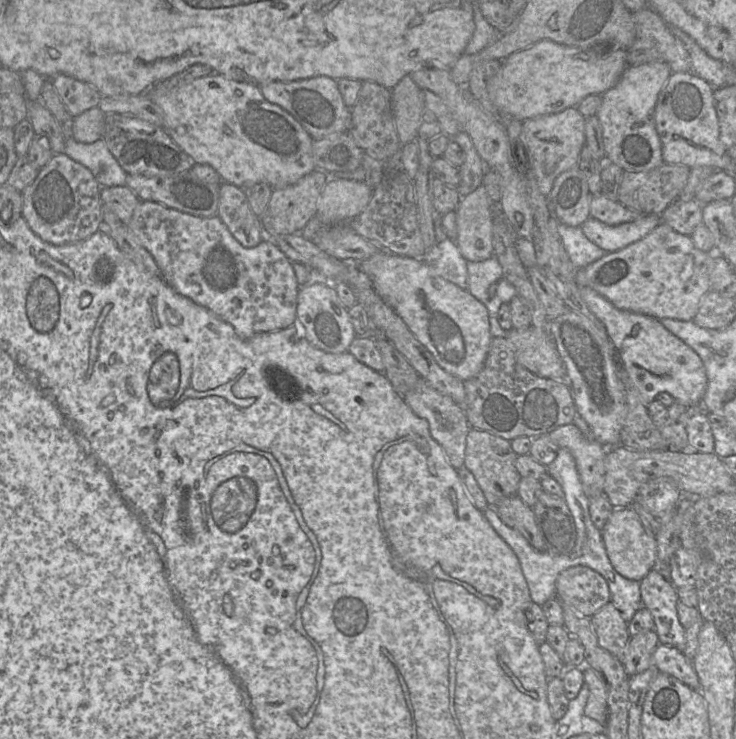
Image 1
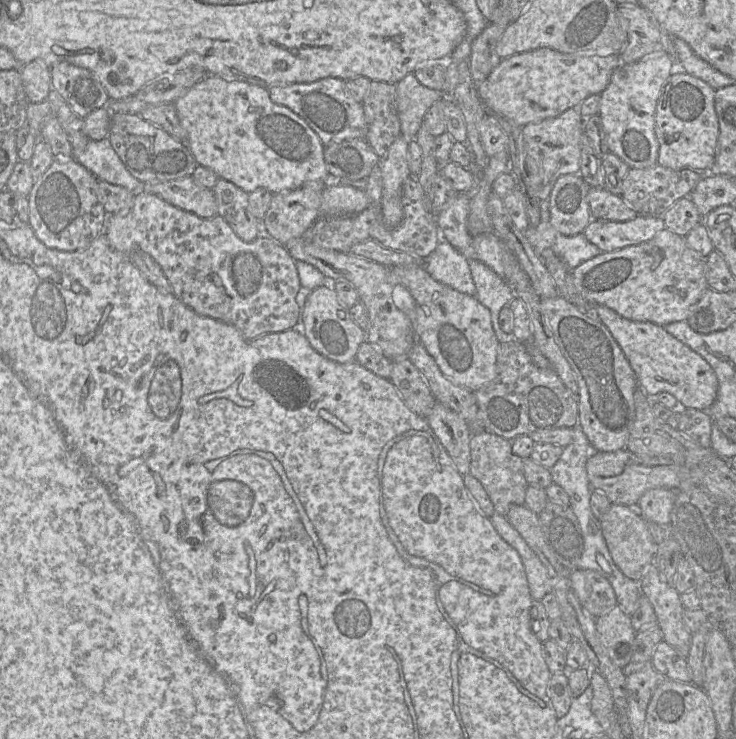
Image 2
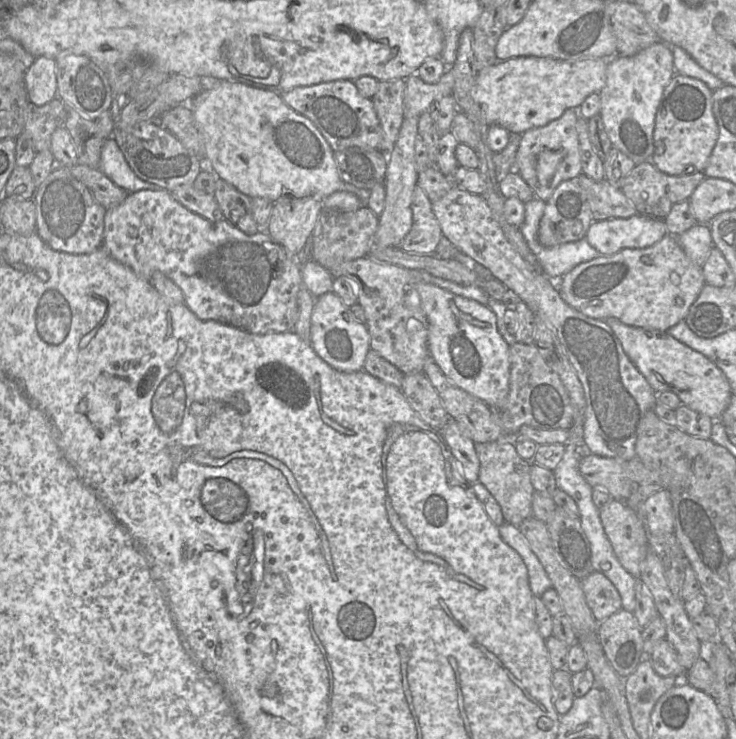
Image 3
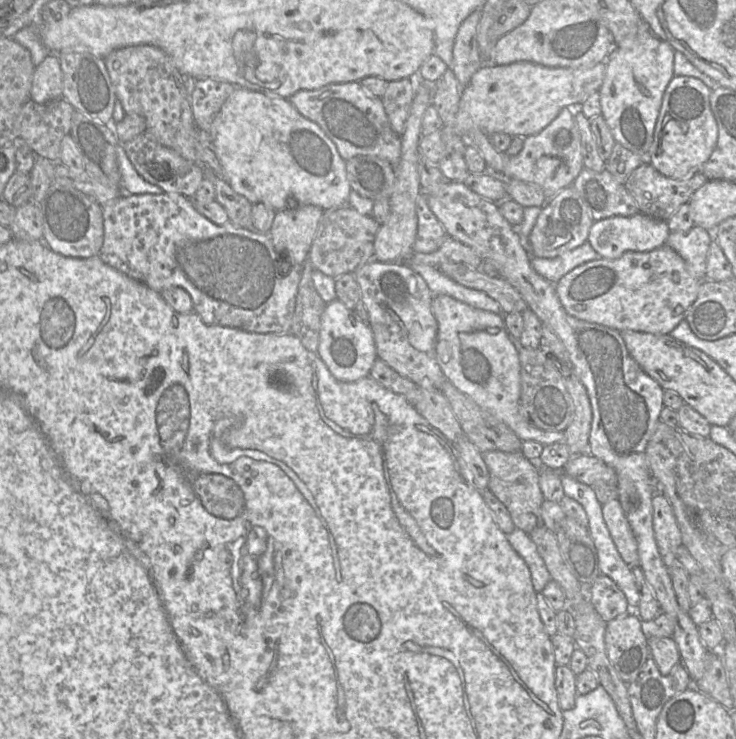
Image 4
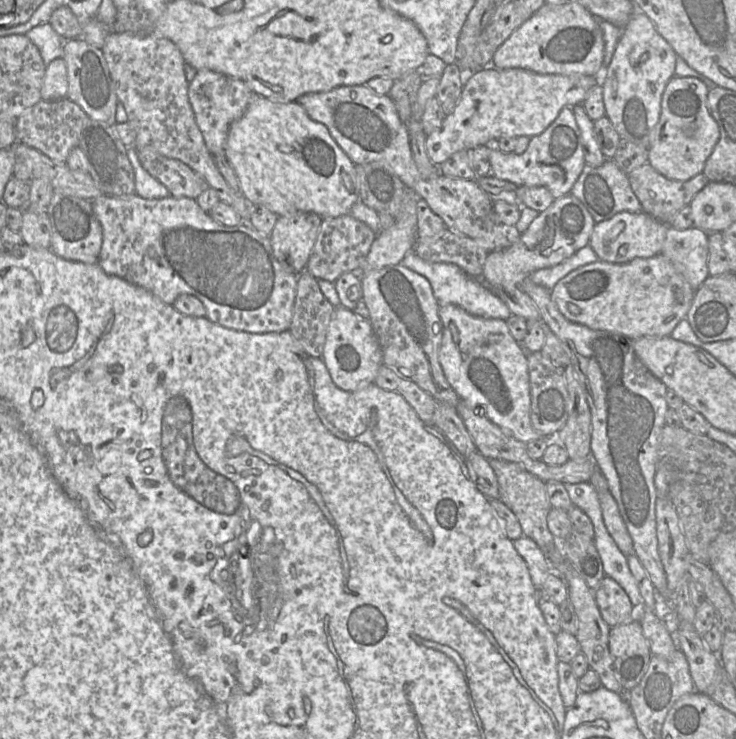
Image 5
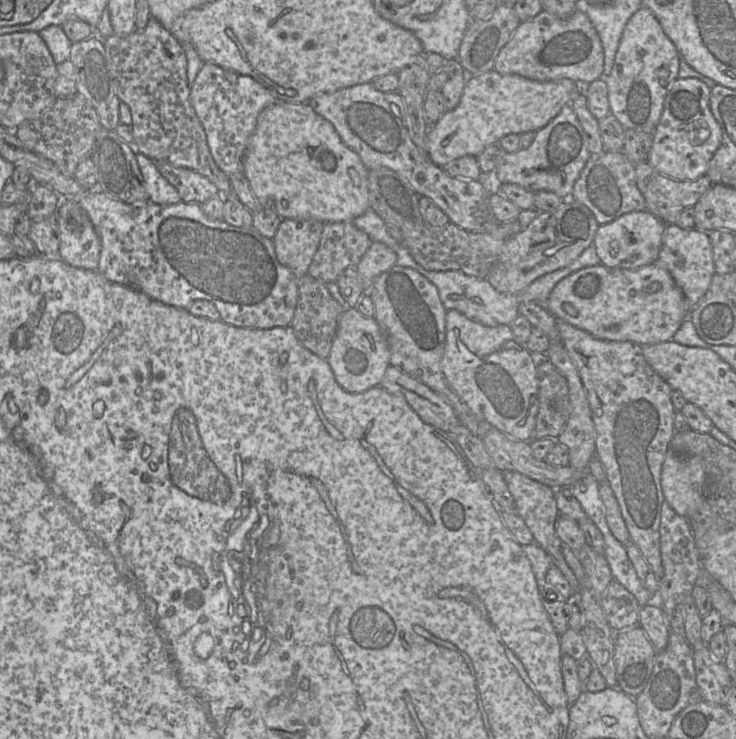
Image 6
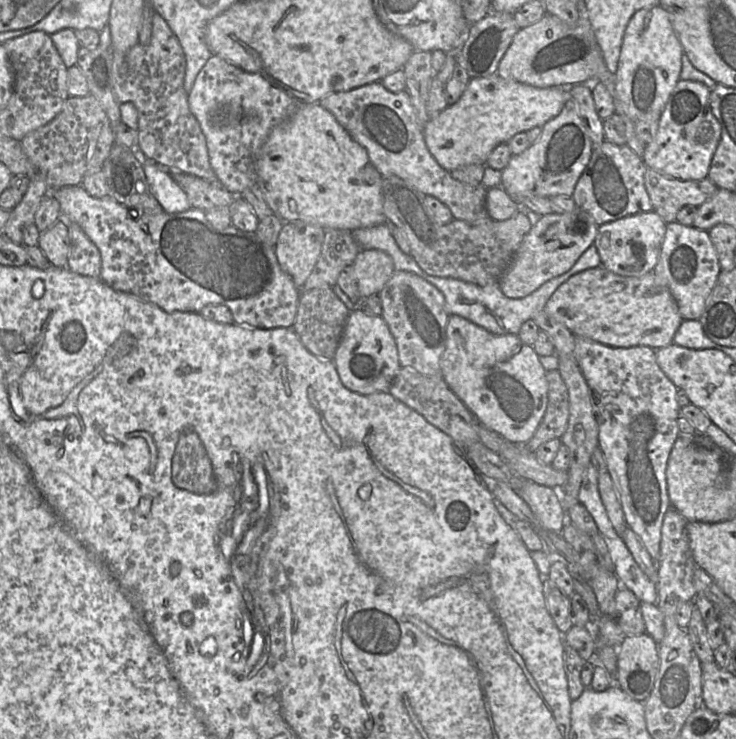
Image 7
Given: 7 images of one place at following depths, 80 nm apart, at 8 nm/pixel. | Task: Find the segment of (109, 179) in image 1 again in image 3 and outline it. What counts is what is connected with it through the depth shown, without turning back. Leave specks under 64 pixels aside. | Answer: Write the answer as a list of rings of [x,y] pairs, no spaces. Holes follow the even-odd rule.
[[[113,138],[106,139],[103,145],[98,169],[117,186],[130,194],[140,190],[160,189],[136,176]]]

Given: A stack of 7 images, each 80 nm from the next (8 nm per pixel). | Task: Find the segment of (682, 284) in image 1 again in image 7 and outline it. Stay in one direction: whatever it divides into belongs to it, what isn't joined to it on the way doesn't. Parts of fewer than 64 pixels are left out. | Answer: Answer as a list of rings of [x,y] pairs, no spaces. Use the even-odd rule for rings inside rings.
[[[602,265],[571,276],[555,290],[547,301],[544,311],[564,324],[575,336],[611,347],[648,346],[657,350],[673,343],[674,335],[683,321],[669,288],[654,271],[640,277],[621,276]]]

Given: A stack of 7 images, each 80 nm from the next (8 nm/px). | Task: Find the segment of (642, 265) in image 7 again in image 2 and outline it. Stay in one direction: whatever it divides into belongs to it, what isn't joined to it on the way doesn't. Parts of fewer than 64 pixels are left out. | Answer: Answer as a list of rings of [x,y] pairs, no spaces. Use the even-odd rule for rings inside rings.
[[[637,214],[634,219],[623,222],[592,219],[583,233],[602,252],[613,252],[650,240],[664,228],[662,217]]]

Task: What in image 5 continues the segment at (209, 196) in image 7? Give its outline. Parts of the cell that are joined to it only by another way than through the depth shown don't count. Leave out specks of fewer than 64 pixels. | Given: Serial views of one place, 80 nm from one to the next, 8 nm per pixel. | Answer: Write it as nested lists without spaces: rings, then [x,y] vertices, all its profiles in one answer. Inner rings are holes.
[[[153,148],[139,149],[137,154],[142,167],[169,190],[170,196],[196,199],[209,188],[209,184],[201,175],[179,160],[163,156]]]

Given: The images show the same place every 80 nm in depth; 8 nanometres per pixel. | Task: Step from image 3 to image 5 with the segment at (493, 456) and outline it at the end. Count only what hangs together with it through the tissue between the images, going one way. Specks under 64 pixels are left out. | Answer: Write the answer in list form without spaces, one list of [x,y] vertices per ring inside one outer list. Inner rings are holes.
[[[487,459],[493,468],[500,491],[500,500],[509,507],[518,518],[523,535],[531,538],[546,553],[550,549],[559,547],[559,542],[549,531],[547,516],[552,508],[546,491],[546,482],[526,471],[519,464],[499,459]]]

